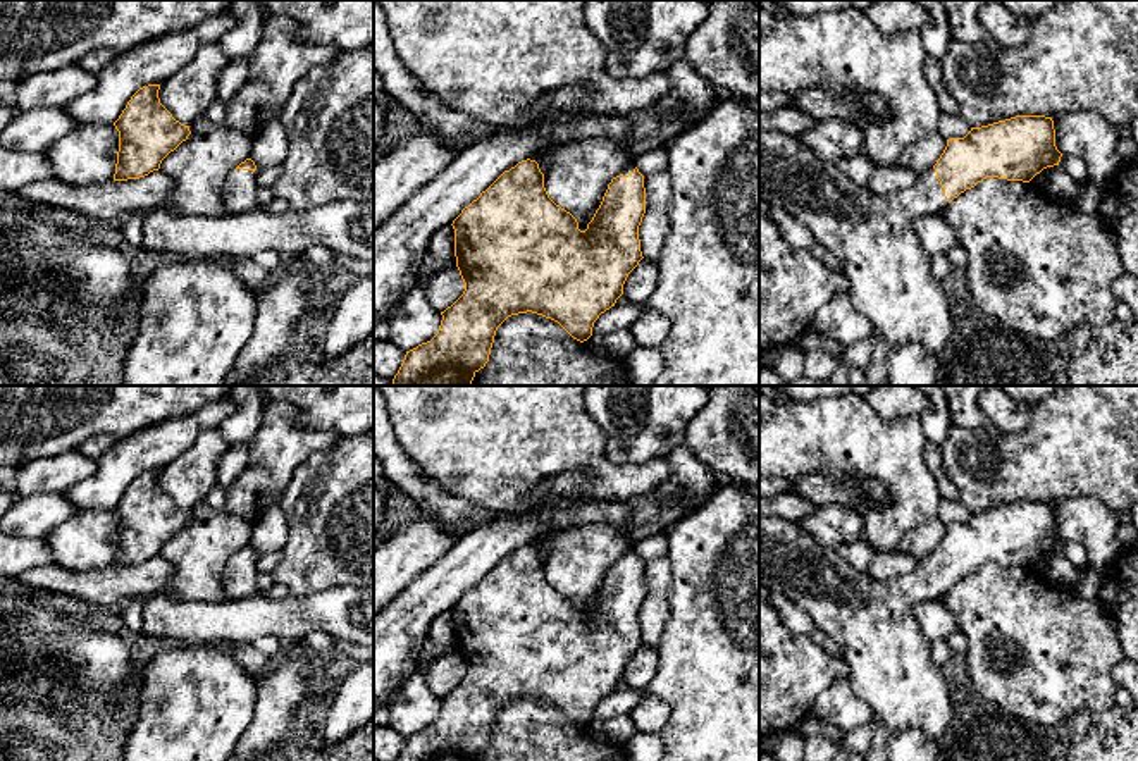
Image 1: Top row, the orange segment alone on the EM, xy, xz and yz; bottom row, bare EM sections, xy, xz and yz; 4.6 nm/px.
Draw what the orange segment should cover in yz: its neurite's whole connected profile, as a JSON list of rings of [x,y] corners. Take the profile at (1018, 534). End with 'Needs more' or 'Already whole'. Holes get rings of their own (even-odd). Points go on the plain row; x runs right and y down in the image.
[[[1016,501],[988,511],[971,513],[964,523],[947,525],[937,549],[919,561],[914,572],[878,582],[868,572],[861,572],[842,560],[835,548],[818,544],[801,525],[759,517],[759,584],[770,591],[783,592],[811,616],[814,628],[838,644],[854,694],[868,702],[873,718],[885,723],[890,733],[921,728],[930,742],[940,744],[952,721],[950,692],[942,668],[931,661],[931,642],[916,622],[914,606],[926,599],[940,599],[954,584],[986,563],[1030,568],[1043,554],[1059,551],[1061,542],[1062,539],[1055,532],[1052,503]]]. Needs more

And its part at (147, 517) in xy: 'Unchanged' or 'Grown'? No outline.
Unchanged

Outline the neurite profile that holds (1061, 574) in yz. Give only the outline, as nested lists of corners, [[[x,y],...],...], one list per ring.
[[[1061,551],[1050,560],[1042,575],[1057,591],[1074,591],[1078,587],[1078,572]]]

